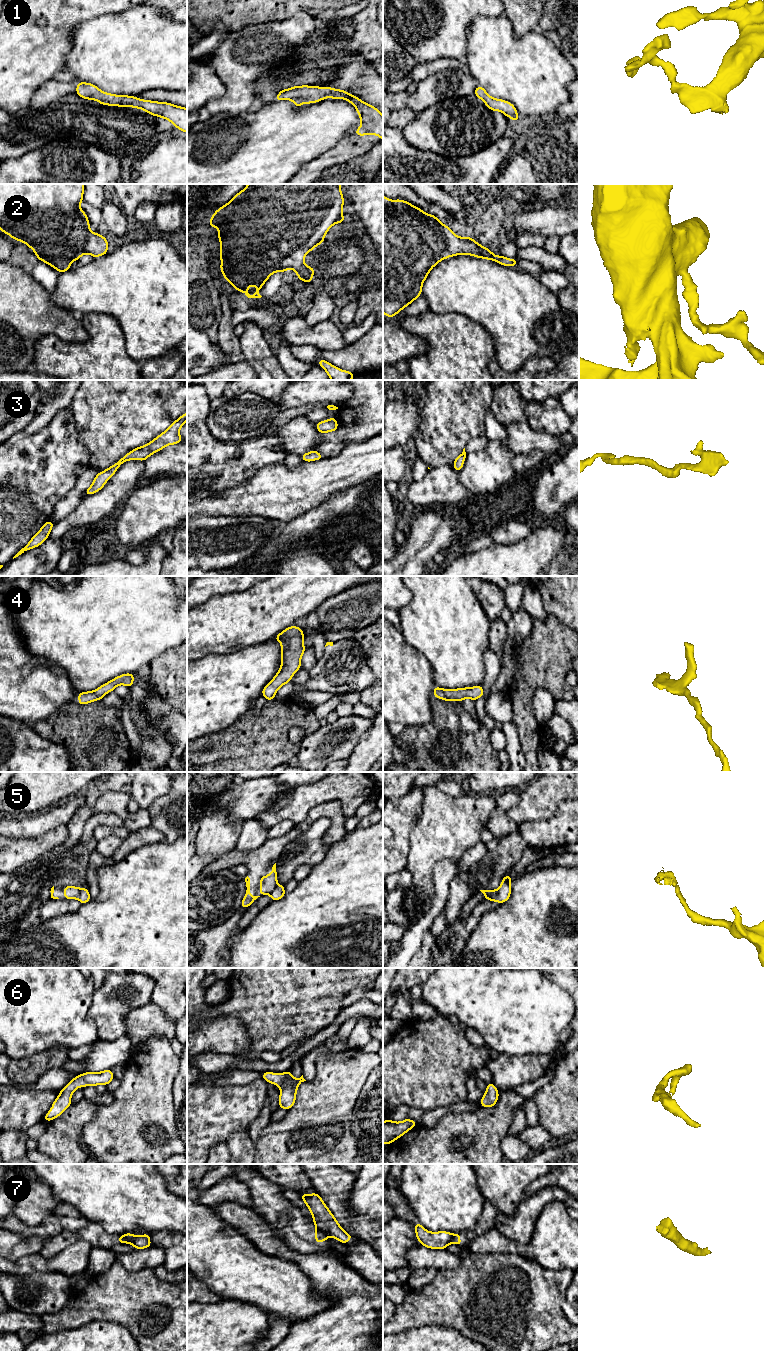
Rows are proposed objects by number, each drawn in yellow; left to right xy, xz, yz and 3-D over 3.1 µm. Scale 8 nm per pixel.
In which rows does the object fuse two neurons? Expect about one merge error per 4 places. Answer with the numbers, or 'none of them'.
5, 7

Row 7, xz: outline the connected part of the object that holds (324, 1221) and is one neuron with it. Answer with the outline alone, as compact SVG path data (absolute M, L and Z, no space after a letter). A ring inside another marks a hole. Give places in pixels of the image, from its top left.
M318 1193L301 1194L300 1197L311 1212L313 1222L317 1230L337 1239L345 1245L347 1244L348 1240L353 1239L353 1236L348 1234L339 1225L338 1221Z

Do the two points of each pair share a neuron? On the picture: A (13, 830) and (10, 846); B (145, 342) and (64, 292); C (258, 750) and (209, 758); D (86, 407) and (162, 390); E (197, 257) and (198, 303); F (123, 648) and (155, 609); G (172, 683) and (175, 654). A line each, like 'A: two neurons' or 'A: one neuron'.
A: two neurons
B: one neuron
C: one neuron
D: one neuron
E: one neuron
F: one neuron
G: one neuron

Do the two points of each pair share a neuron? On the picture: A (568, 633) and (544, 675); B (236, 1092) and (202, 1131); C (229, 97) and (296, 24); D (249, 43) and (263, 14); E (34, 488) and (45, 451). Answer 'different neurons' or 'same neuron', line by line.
A: same neuron
B: same neuron
C: same neuron
D: different neurons
E: same neuron

